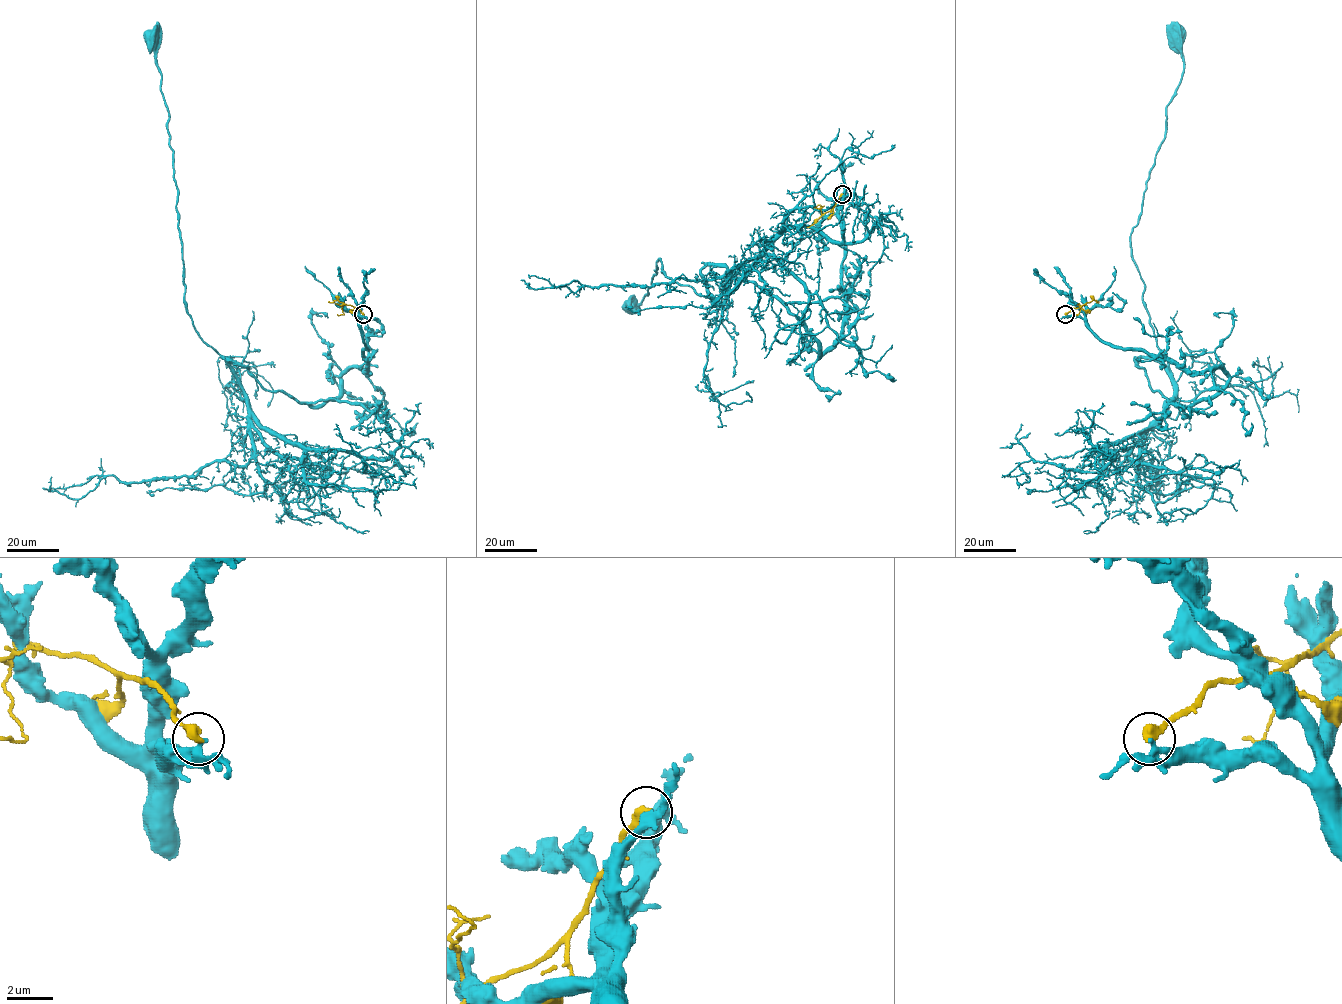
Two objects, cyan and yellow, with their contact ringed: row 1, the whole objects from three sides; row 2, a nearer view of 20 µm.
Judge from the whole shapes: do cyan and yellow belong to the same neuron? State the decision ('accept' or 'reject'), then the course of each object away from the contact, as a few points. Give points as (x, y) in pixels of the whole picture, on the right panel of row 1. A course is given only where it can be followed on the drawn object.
reject | cyan via (1065, 314), (1227, 382), (1173, 404), (1137, 366), (1168, 366), (1130, 238), (1181, 77), (1177, 37) | yellow via (1065, 314), (1085, 303), (1078, 314)

